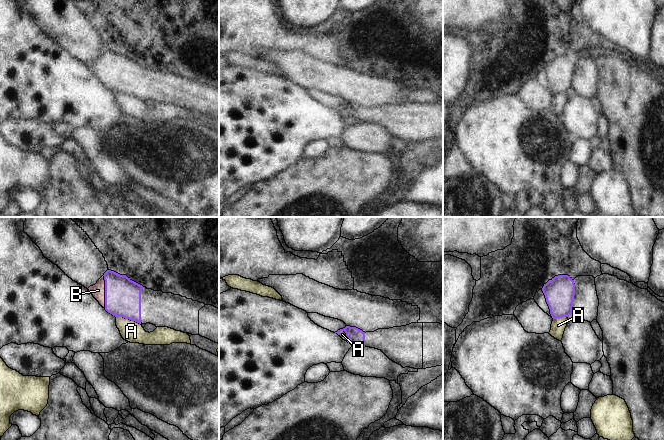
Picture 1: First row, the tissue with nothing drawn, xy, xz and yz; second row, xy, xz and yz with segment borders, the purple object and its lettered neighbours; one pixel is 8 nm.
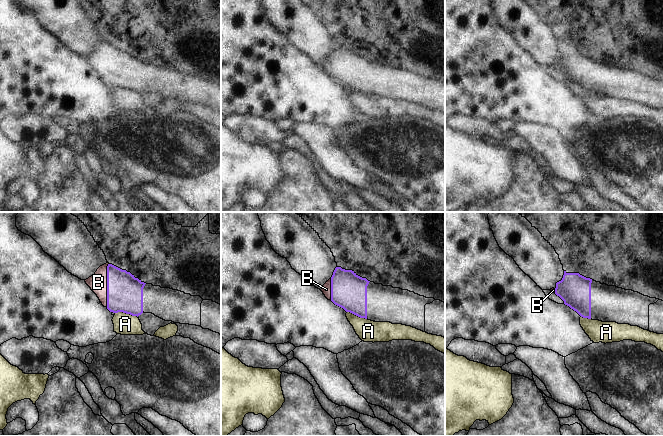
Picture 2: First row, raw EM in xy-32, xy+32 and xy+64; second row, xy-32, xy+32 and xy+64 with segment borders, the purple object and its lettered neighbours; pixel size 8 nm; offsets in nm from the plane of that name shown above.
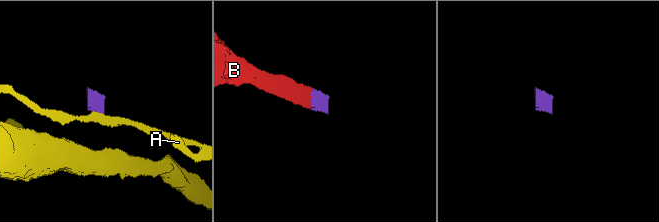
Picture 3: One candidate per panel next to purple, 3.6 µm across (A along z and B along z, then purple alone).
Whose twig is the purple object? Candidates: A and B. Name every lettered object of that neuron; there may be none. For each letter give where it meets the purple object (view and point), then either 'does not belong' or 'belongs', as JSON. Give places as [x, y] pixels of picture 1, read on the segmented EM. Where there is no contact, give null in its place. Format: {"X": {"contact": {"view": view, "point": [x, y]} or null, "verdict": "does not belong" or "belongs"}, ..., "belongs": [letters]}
{"A": {"contact": {"view": "xy", "point": [128, 318]}, "verdict": "does not belong"}, "B": {"contact": {"view": "xy", "point": [105, 291]}, "verdict": "belongs"}, "belongs": ["B"]}

